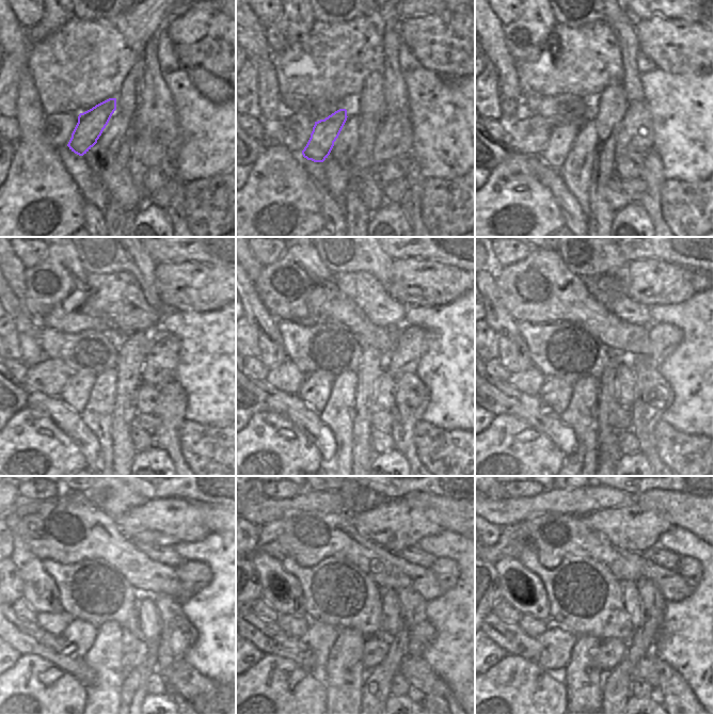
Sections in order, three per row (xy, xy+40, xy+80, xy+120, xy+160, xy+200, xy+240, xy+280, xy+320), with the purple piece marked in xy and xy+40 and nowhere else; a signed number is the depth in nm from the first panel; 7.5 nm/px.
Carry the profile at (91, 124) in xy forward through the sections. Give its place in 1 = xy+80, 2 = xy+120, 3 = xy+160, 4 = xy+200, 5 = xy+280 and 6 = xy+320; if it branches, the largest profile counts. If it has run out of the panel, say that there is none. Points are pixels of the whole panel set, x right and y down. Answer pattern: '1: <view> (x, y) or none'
1: xy+80 (561, 138)
2: xy+120 (76, 392)
3: xy+160 (316, 390)
4: xy+200 (556, 392)
5: xy+280 (319, 637)
6: xy+320 (556, 644)

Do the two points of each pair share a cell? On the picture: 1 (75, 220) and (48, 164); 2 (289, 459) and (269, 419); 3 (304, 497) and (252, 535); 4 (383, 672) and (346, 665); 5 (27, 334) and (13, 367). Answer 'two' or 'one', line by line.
1: one
2: one
3: two
4: two
5: two

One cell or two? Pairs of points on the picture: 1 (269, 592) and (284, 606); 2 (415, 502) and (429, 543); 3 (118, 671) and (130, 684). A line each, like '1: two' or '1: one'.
1: one
2: two
3: two

